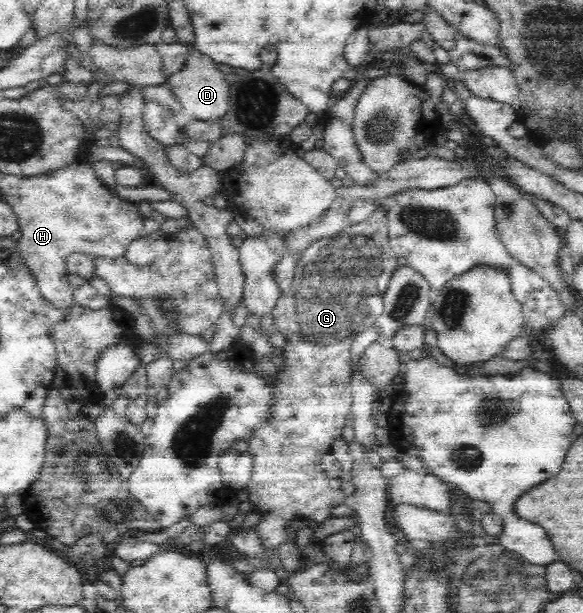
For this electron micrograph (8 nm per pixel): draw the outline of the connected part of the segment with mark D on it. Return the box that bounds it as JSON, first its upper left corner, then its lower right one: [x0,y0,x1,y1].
[168,48,230,121]

